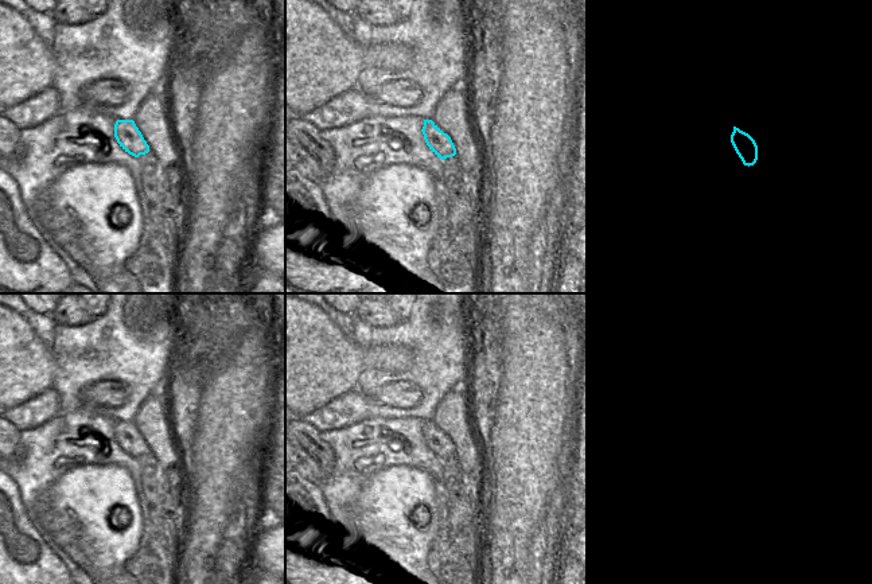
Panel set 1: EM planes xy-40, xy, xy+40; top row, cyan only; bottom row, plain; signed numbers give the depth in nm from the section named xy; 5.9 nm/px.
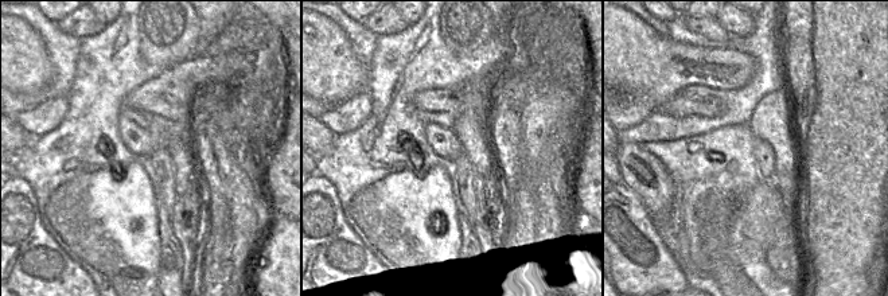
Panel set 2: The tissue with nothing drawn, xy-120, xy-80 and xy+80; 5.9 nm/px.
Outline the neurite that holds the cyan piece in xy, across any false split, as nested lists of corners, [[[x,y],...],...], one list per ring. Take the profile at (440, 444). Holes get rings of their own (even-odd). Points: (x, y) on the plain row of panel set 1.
[[[424,421],[421,433],[429,451],[441,462],[456,456],[456,449],[451,439],[444,435],[432,421]]]

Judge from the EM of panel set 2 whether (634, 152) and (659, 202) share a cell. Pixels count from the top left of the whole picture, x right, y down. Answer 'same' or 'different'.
same

